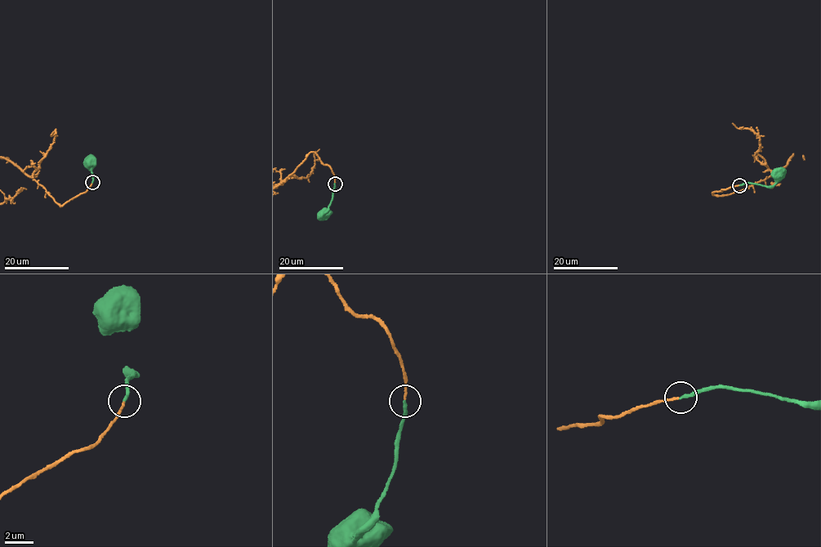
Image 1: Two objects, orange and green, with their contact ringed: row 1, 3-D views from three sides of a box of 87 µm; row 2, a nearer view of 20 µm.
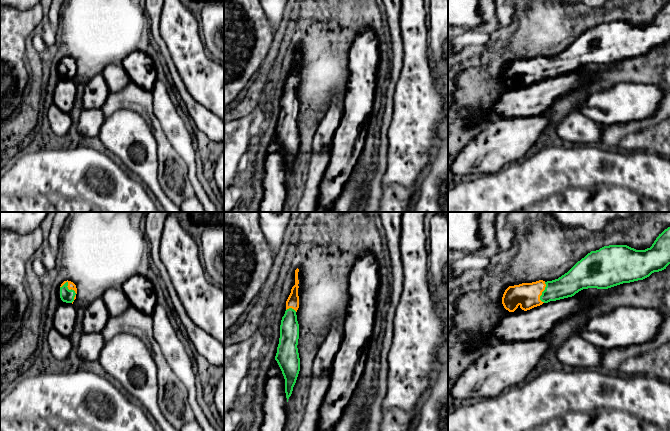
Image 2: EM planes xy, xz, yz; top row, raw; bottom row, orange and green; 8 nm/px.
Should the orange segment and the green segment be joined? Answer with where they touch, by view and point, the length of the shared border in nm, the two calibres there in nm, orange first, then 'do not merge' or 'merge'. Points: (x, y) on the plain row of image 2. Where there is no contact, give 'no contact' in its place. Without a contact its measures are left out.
xy (73, 65) | 180 nm | 60/110 nm | merge

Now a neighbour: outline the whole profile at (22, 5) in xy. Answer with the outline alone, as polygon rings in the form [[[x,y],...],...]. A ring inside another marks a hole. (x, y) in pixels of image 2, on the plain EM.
[[[0,0],[0,5],[7,5],[18,10],[24,11],[32,9],[39,4],[41,0]]]

